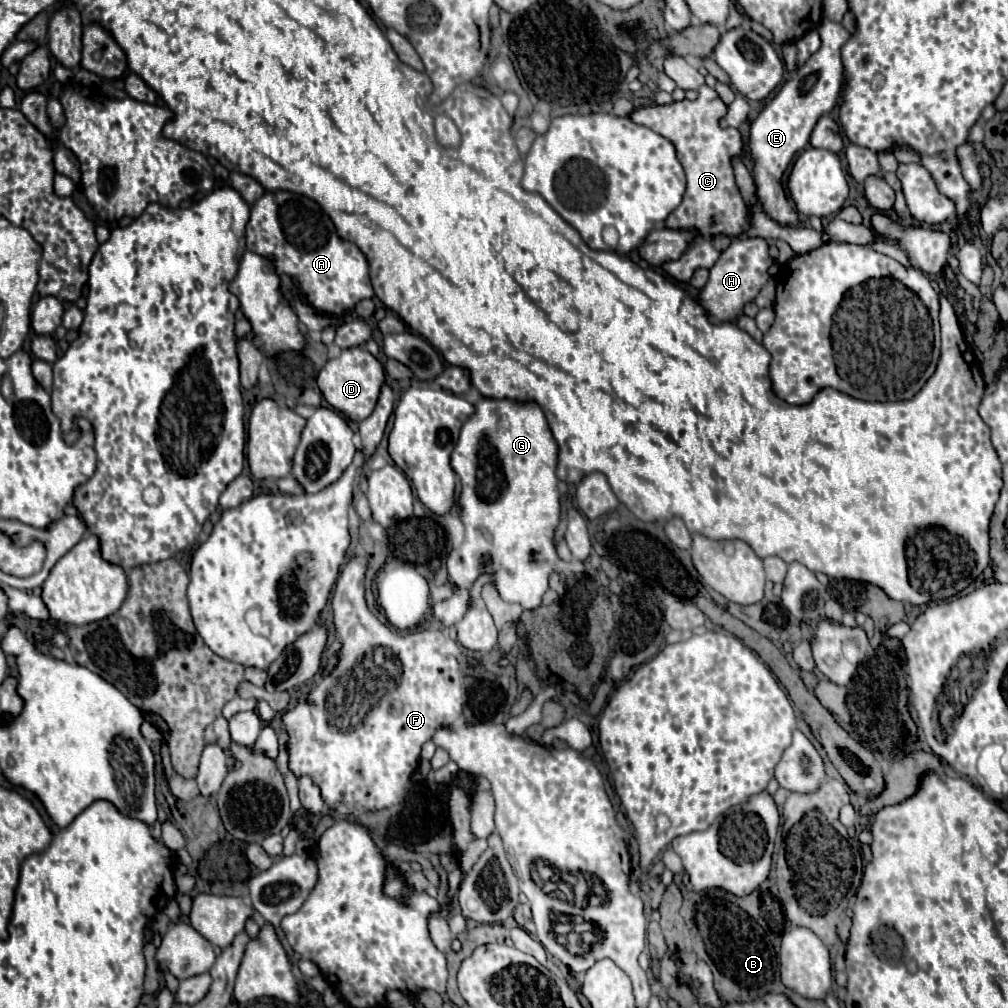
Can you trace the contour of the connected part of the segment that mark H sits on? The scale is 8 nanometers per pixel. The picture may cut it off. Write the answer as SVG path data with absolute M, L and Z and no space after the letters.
M738 238L726 250L720 252L714 268L710 268L710 278L706 286L696 296L698 304L706 308L706 316L710 316L712 324L734 322L740 314L744 304L752 302L760 288L768 282L768 270L776 264L774 258L768 254L768 242L764 238Z

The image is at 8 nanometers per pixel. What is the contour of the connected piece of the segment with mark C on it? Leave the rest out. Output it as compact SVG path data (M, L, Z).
M702 86L696 100L672 102L666 106L644 106L630 114L640 126L646 126L674 144L676 156L686 172L686 194L682 204L666 218L666 228L694 228L698 236L738 238L752 224L746 216L746 204L734 182L734 160L744 158L744 142L736 128L720 128L718 120L726 114L726 104L714 88Z

